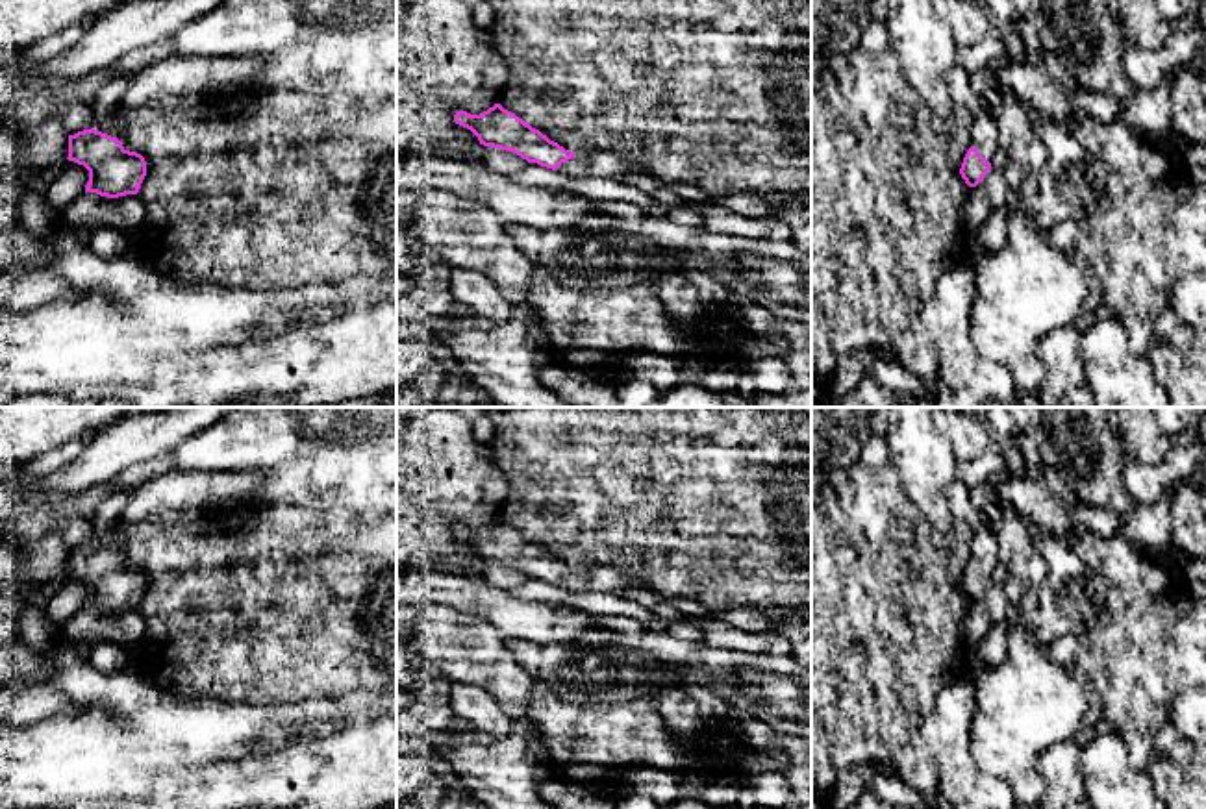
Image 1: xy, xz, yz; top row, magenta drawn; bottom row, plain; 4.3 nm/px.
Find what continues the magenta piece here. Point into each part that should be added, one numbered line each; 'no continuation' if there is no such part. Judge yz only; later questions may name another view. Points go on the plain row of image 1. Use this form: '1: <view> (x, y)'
1: yz (984, 552)

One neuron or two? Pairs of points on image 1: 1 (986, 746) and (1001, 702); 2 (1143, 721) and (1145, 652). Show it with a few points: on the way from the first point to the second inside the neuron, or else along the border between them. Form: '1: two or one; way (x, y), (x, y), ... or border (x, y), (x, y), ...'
1: one; way (997, 735), (1001, 732), (1001, 713)
2: one; way (1143, 704), (1143, 669)

